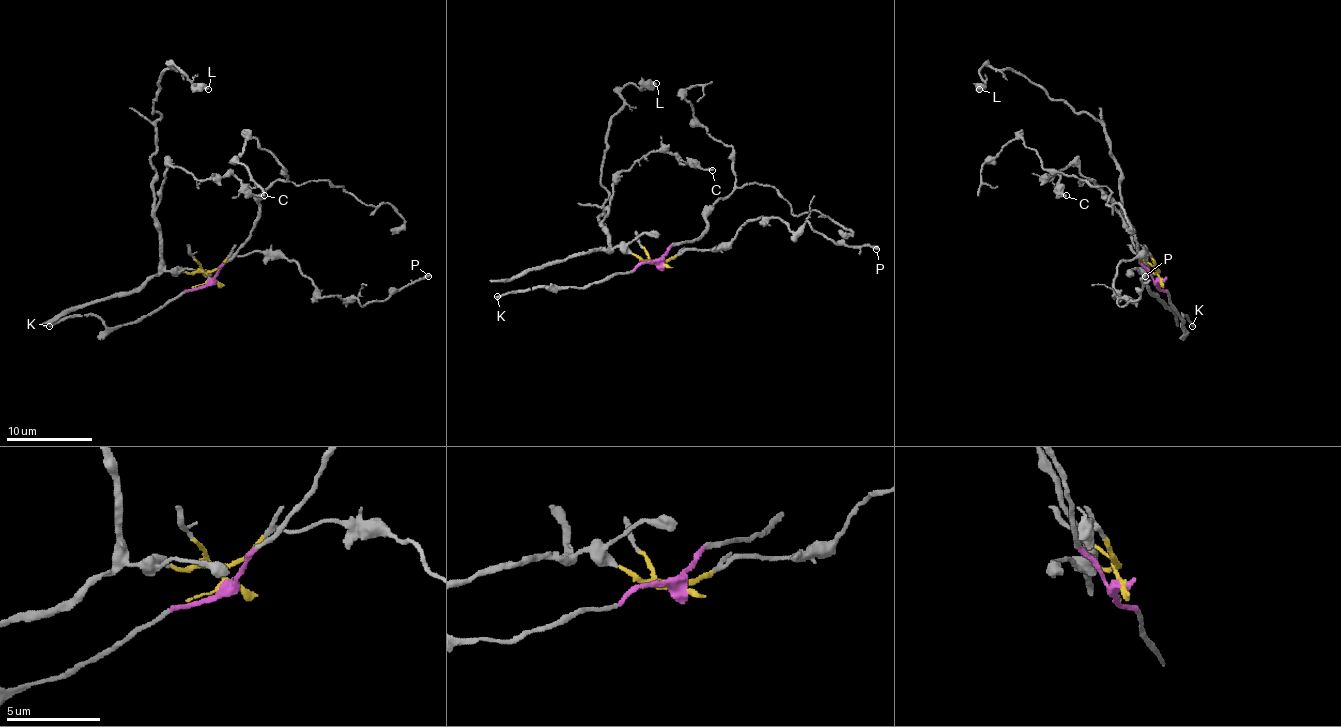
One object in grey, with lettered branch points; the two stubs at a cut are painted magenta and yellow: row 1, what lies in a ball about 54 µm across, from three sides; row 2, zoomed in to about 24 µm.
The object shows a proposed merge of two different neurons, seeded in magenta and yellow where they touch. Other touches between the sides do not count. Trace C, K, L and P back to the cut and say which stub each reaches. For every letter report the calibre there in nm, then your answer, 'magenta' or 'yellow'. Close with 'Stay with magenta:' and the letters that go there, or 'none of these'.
C: 190 nm | yellow
K: 280 nm | magenta
L: 480 nm | yellow
P: 280 nm | yellow
Stay with magenta: K

